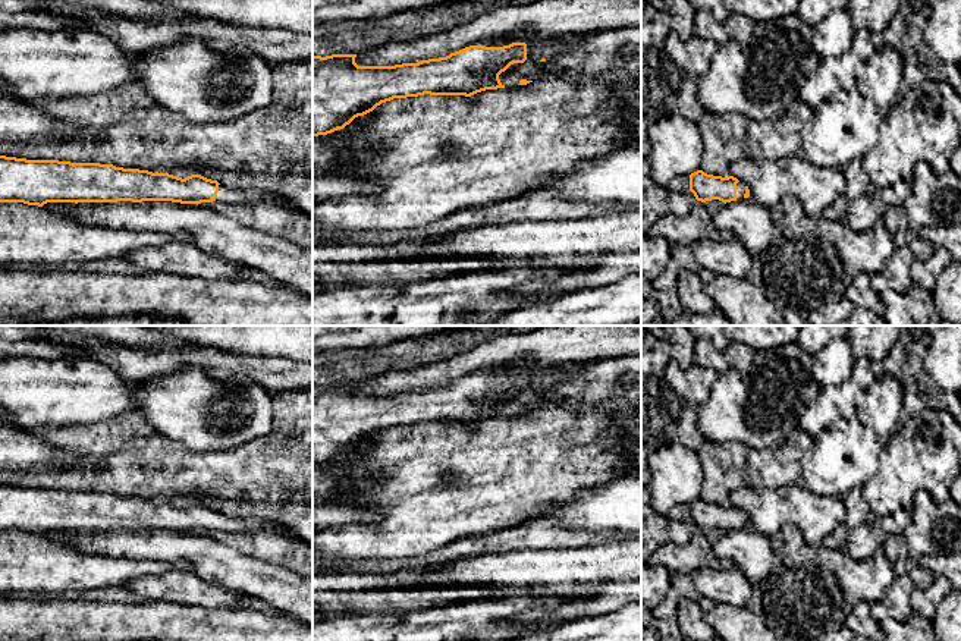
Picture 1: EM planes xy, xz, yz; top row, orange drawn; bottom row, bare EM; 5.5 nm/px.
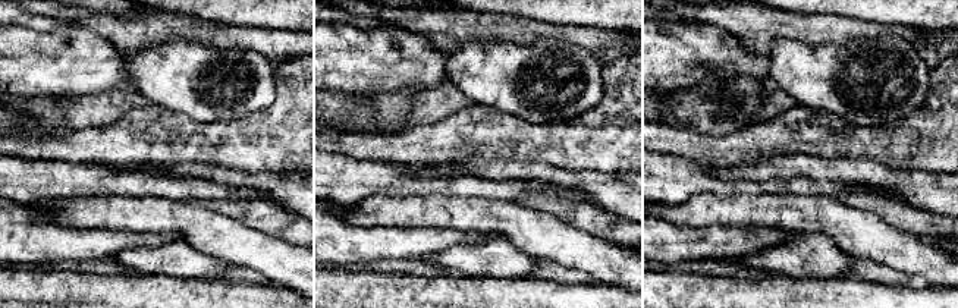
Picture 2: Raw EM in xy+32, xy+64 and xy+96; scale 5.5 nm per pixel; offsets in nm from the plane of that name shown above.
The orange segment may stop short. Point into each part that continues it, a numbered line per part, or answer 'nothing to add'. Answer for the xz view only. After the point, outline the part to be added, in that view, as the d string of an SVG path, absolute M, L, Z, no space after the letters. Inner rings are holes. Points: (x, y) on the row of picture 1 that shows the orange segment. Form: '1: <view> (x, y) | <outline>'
1: xz (537, 49) | M527 34L527 59L528 60L541 60L550 59L559 54L560 51L568 51L577 47L577 41L588 34L578 34L578 35L563 35L559 38L552 40L538 40L531 34Z

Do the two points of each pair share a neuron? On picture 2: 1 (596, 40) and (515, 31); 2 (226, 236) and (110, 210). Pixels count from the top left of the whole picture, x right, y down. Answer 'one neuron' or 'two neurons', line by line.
1: one neuron
2: one neuron

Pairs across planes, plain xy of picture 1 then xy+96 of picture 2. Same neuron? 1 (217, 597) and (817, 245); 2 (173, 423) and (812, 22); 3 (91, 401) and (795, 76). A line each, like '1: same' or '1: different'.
1: same
2: different
3: different

